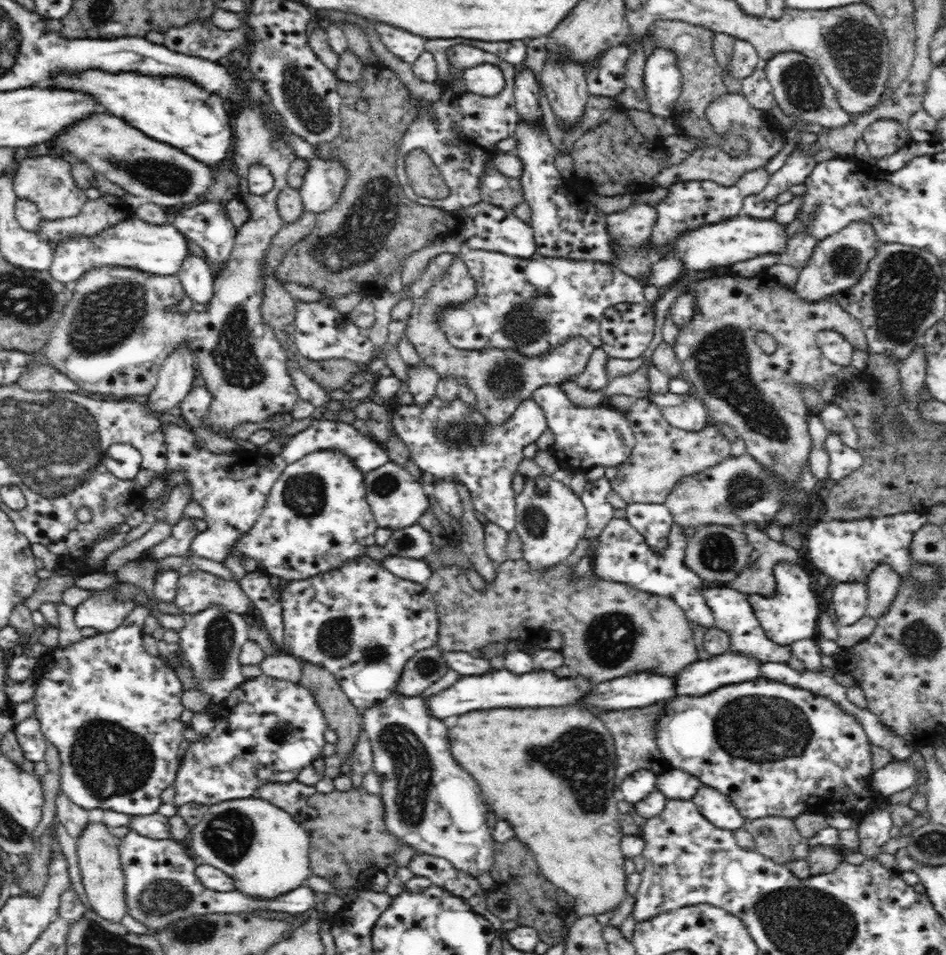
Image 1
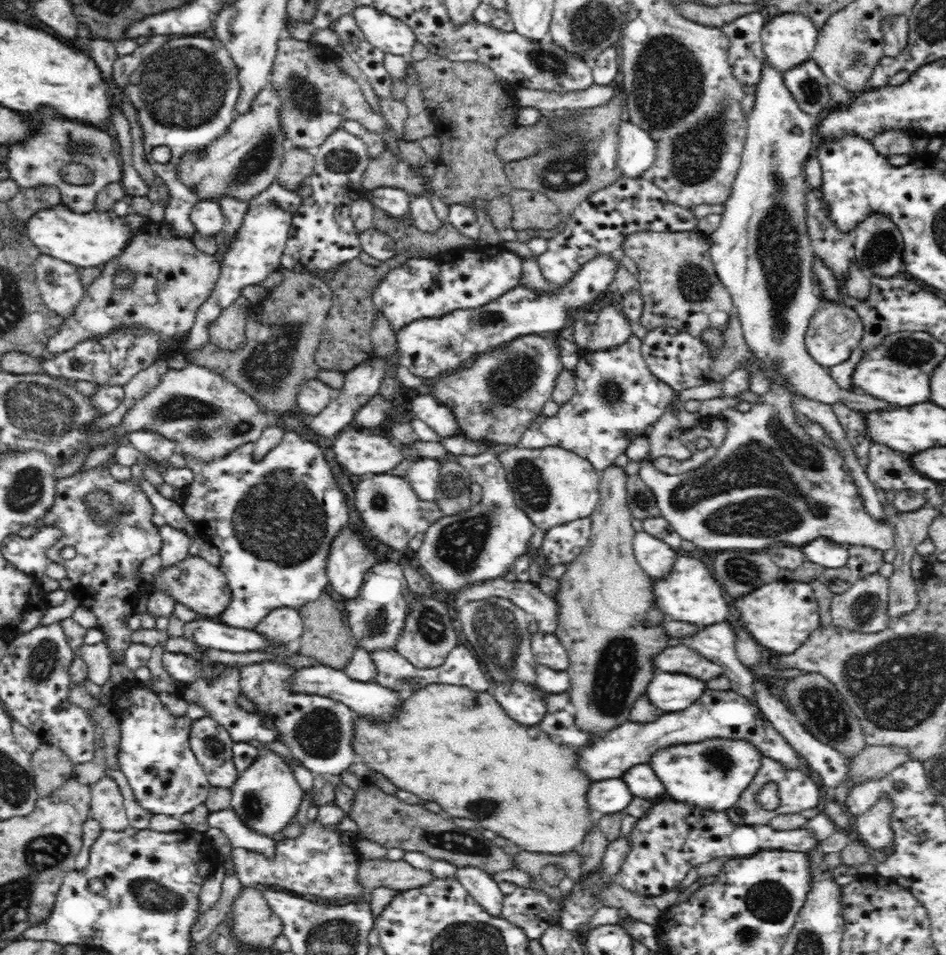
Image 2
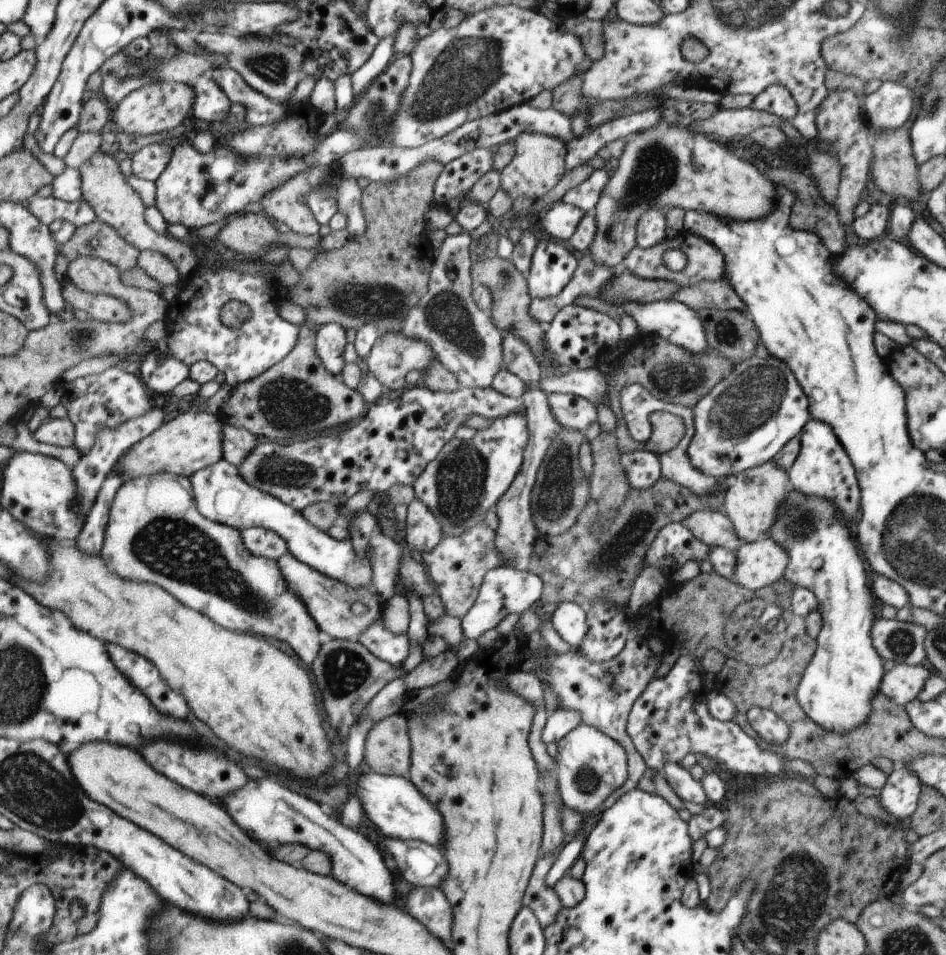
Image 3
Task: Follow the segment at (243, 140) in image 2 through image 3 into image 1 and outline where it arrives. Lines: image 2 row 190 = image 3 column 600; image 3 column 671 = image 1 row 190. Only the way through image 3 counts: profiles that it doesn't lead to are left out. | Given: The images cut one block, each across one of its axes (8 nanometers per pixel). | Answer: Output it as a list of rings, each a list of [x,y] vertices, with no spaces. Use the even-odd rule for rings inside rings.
[[[104,112],[85,117],[60,132],[58,146],[68,148],[74,156],[90,162],[92,170],[104,174],[126,193],[158,207],[170,208],[197,201],[209,192],[215,178],[212,169],[195,157],[154,140],[132,125],[128,126],[120,117],[108,116]]]

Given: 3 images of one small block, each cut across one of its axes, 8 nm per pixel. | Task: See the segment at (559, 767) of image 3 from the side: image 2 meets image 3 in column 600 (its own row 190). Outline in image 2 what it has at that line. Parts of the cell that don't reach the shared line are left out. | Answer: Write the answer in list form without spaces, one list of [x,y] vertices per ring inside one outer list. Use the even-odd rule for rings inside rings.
[[[767,60],[762,62],[760,80],[755,85],[752,112],[746,115],[746,141],[732,193],[725,201],[720,226],[707,239],[712,265],[720,282],[731,294],[733,312],[736,312],[740,320],[745,343],[766,372],[772,392],[762,395],[763,402],[753,405],[748,412],[726,410],[717,415],[727,425],[726,436],[716,455],[702,467],[667,475],[656,470],[651,461],[646,460],[638,462],[637,474],[652,490],[661,516],[684,540],[694,542],[698,548],[758,550],[768,548],[776,542],[800,546],[822,537],[846,546],[866,546],[884,552],[894,549],[895,535],[892,527],[886,521],[882,522],[867,513],[863,496],[836,450],[809,438],[794,417],[797,412],[791,399],[795,394],[829,405],[842,403],[852,410],[862,410],[865,413],[889,410],[895,406],[872,395],[840,388],[828,369],[818,364],[807,351],[804,340],[808,323],[821,306],[821,296],[812,284],[815,258],[812,256],[807,232],[807,199],[804,196],[806,176],[802,172],[804,162],[815,144],[816,118],[799,107],[785,85],[782,72],[774,70]]]

